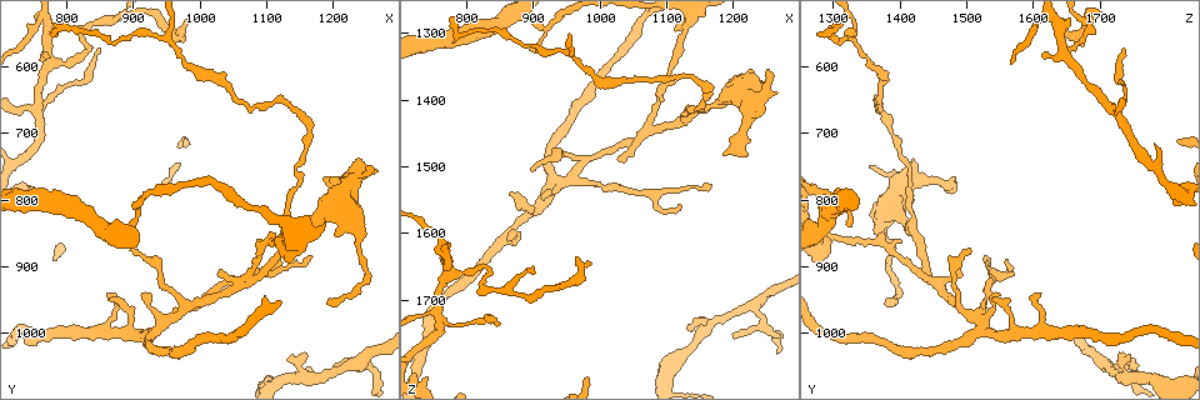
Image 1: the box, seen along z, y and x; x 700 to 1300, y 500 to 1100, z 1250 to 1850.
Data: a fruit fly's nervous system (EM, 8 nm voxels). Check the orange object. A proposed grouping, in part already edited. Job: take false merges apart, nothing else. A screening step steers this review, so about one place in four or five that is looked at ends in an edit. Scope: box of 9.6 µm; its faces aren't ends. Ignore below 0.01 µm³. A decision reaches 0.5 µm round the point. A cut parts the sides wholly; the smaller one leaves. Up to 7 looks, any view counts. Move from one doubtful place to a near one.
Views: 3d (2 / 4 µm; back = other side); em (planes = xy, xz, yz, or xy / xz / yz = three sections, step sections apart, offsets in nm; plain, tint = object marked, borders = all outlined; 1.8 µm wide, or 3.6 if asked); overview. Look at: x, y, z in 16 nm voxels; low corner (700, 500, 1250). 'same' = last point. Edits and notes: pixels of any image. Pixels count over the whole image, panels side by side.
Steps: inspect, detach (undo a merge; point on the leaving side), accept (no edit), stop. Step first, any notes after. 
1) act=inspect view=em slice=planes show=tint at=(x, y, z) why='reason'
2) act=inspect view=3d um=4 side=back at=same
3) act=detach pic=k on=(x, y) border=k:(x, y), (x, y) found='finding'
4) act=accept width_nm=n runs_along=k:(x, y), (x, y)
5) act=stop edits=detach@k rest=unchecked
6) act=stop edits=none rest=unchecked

act=inspect view=3d um=2 at=(760, 670, 1715) why='four arms meet'

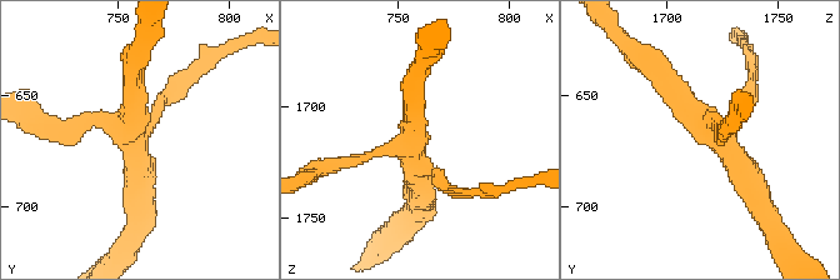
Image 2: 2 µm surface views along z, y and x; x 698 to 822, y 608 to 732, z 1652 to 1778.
act=inspect view=em slice=xy step=8 show=tint at=(756, 666, 1719) arms=4

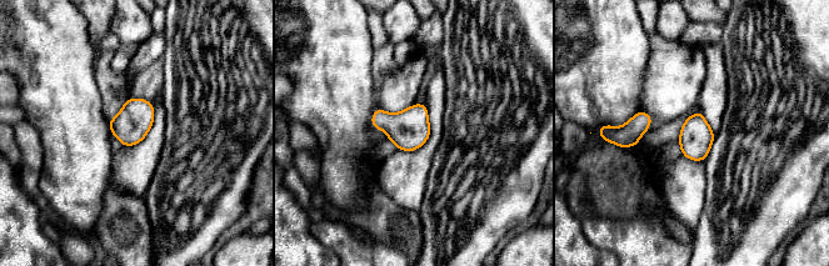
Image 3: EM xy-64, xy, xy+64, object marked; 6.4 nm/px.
act=inspect view=em slice=xz step=4 show=tint at=same why='another direction'

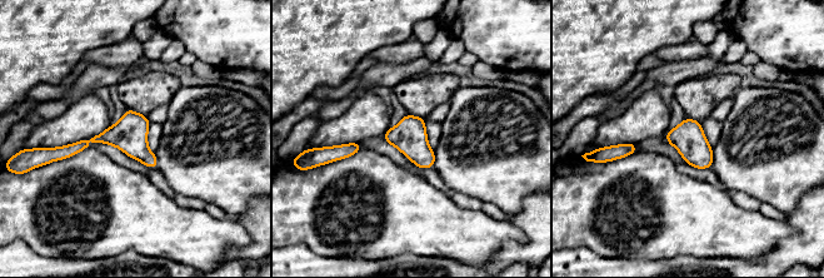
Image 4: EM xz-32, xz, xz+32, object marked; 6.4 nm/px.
act=accept runs_along=4:(58, 152), (99, 138), (128, 138), (154, 164) found='one neuron here'

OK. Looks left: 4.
act=inspect view=3d um=2 at=(835, 575, 1655)

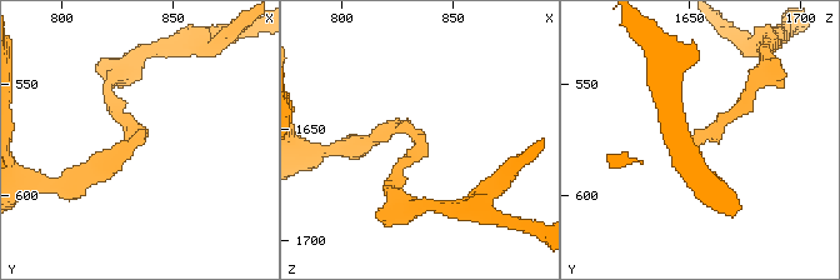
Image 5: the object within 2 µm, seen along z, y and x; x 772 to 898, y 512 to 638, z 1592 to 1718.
act=inspect view=em slice=planes show=tint at=(829, 577, 1653)

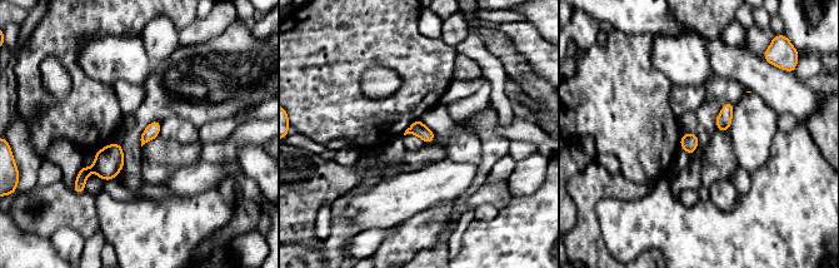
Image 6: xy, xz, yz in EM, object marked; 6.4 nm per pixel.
act=accept found='one neuron here'

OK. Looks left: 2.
act=inspect view=em slice=xy step=16 show=tint at=(960, 975, 1505) why='abrupt turn'

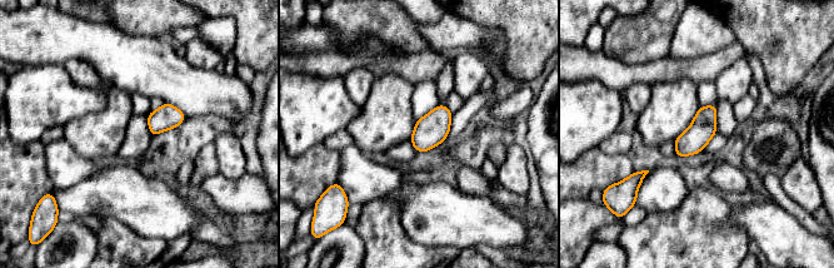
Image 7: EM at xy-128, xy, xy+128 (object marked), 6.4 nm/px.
act=accept found='continuous, no second neuron'

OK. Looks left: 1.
act=stop edits=none rest=unchecked

